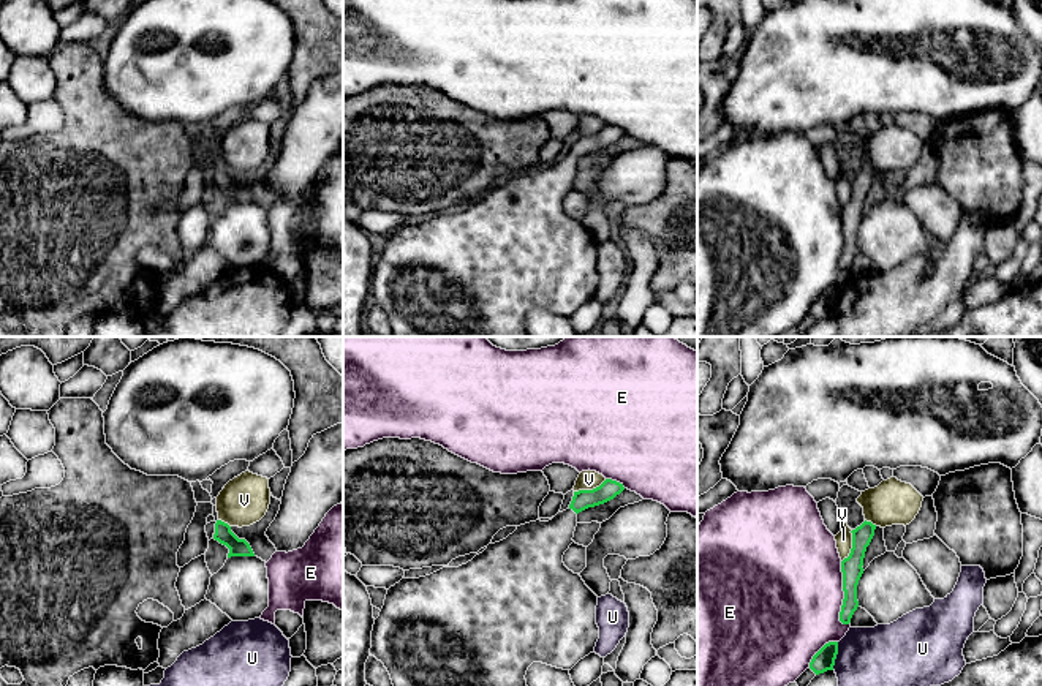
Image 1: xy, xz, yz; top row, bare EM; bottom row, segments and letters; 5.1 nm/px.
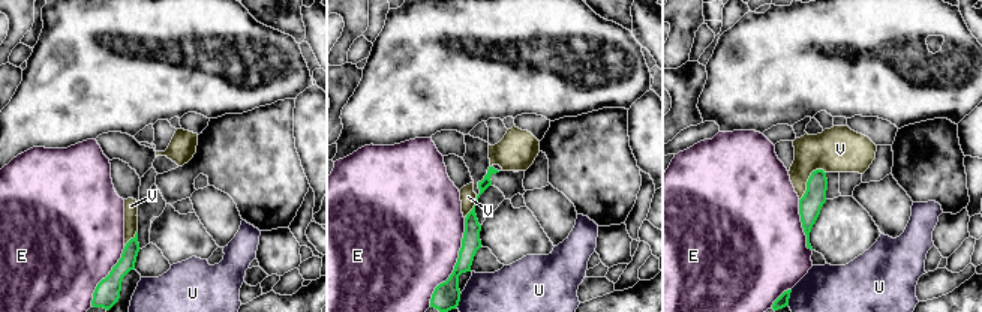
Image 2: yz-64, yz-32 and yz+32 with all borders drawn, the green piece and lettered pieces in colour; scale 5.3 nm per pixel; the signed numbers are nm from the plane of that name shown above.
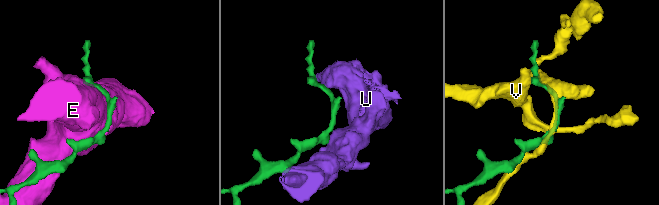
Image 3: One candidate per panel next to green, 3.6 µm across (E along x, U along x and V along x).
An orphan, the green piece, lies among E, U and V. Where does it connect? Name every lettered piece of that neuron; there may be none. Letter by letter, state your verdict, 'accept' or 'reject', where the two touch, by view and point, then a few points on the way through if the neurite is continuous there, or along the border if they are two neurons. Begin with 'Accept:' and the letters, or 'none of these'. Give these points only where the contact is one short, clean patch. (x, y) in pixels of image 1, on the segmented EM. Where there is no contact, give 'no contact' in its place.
Accept: none of these
E: reject; contact yz (845, 595)
U: reject; contact yz (835, 656); border yz (838, 642), (832, 669)
V: reject; contact yz (853, 546)

